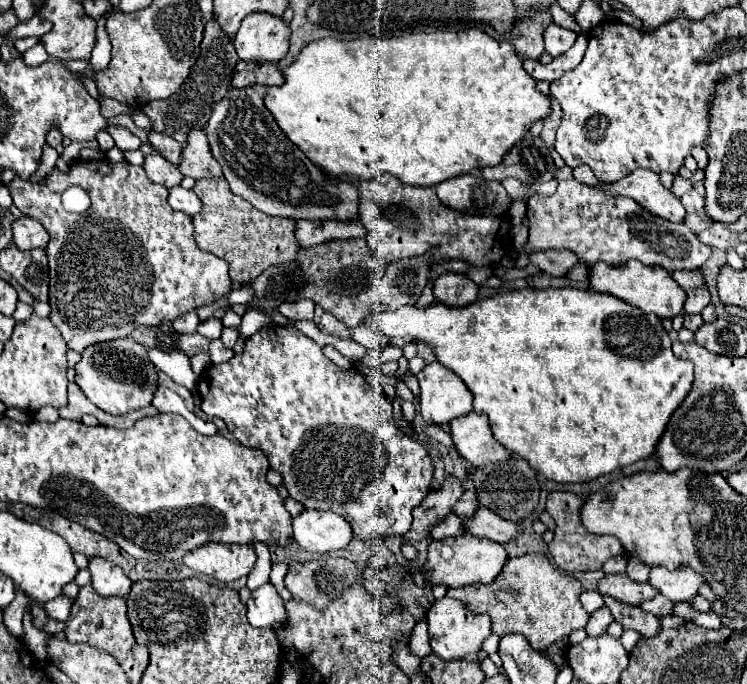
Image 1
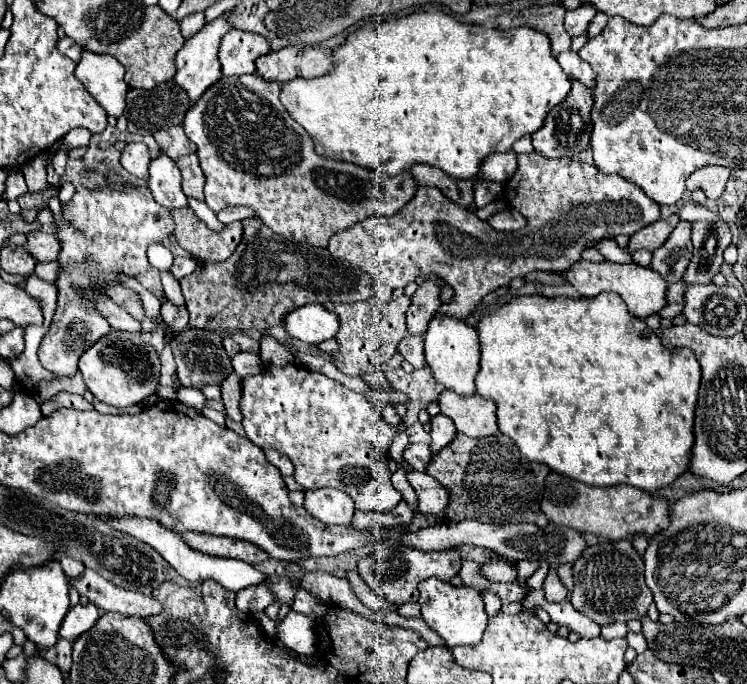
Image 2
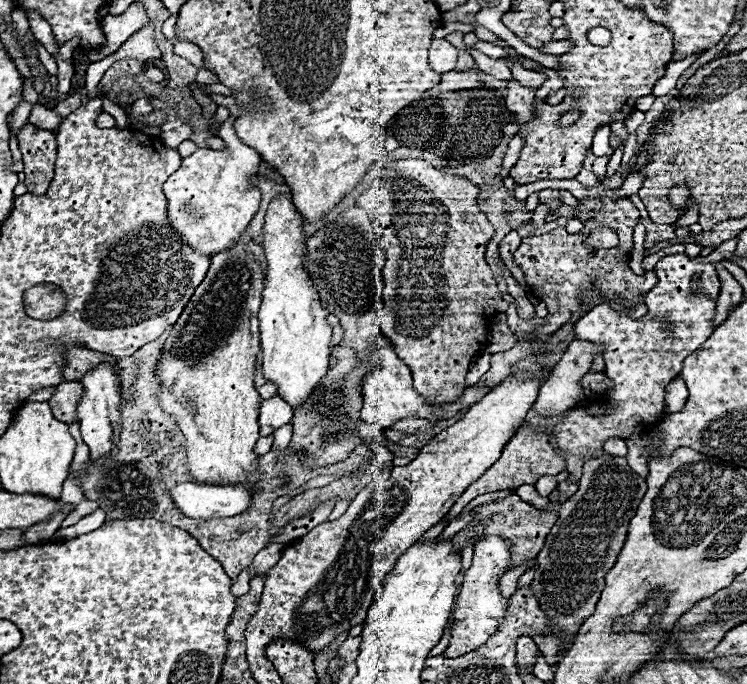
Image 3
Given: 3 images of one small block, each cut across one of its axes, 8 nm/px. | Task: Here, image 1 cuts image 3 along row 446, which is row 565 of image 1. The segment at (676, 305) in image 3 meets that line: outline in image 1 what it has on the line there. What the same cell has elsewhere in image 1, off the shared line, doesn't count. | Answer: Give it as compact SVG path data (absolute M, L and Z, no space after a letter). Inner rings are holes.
M552 492L552 494L548 494L546 512L556 520L554 540L548 544L548 550L550 550L550 556L554 558L556 566L562 568L564 572L600 570L602 564L608 558L624 552L622 544L614 536L594 536L594 534L586 532L586 528L580 522L582 504L584 504L584 496L576 496L572 492Z

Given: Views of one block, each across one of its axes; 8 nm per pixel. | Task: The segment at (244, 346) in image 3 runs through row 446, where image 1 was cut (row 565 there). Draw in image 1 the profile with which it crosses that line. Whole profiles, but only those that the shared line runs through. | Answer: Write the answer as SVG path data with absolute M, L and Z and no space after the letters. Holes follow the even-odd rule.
M210 542L190 550L182 562L194 572L212 576L218 582L232 582L250 574L256 562L256 552L252 546L228 546Z

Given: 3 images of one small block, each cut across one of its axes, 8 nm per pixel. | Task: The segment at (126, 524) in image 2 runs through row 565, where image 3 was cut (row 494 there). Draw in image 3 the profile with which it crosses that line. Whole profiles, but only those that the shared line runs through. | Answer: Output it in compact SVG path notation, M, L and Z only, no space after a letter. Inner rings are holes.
M180 482L170 490L176 508L194 520L228 518L250 508L250 492L240 486L204 486L194 482Z

